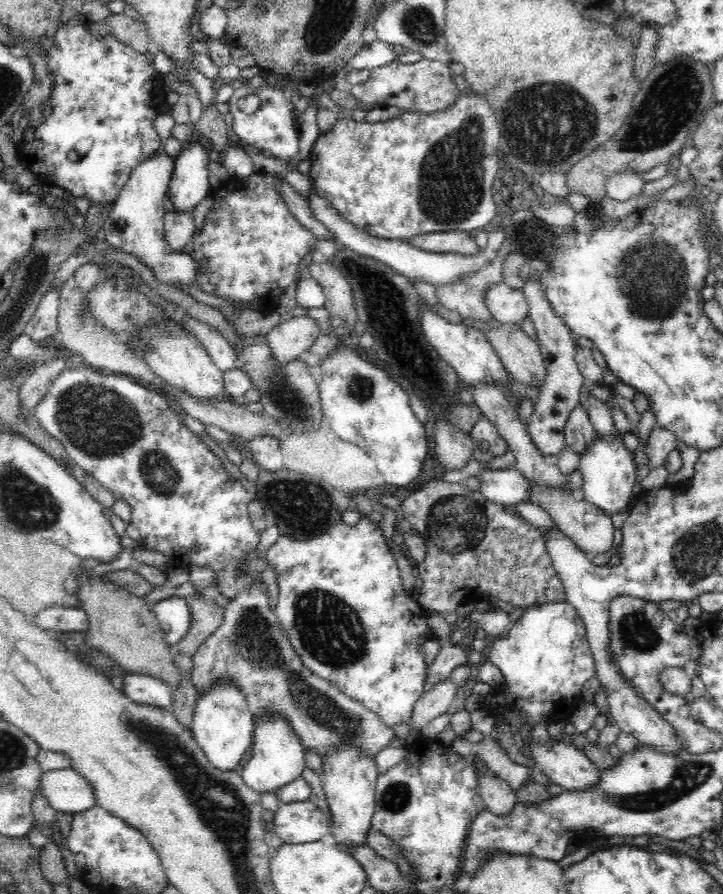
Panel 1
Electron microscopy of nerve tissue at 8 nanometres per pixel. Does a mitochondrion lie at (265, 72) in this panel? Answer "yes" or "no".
no

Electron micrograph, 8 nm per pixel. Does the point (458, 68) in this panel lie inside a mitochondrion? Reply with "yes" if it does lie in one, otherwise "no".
no

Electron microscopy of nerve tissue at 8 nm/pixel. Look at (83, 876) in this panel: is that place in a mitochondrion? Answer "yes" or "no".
no

